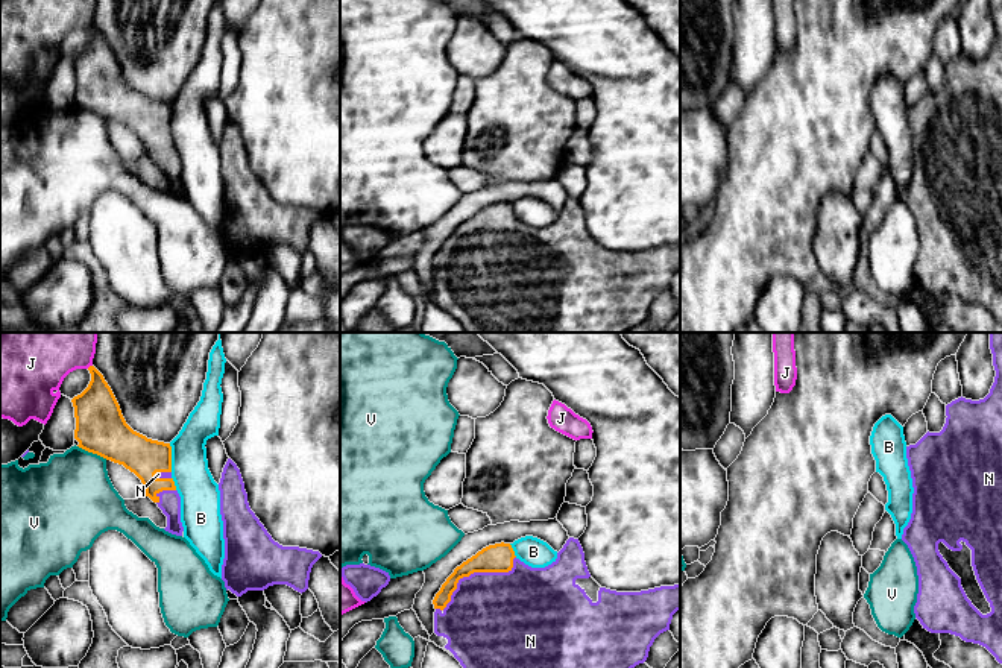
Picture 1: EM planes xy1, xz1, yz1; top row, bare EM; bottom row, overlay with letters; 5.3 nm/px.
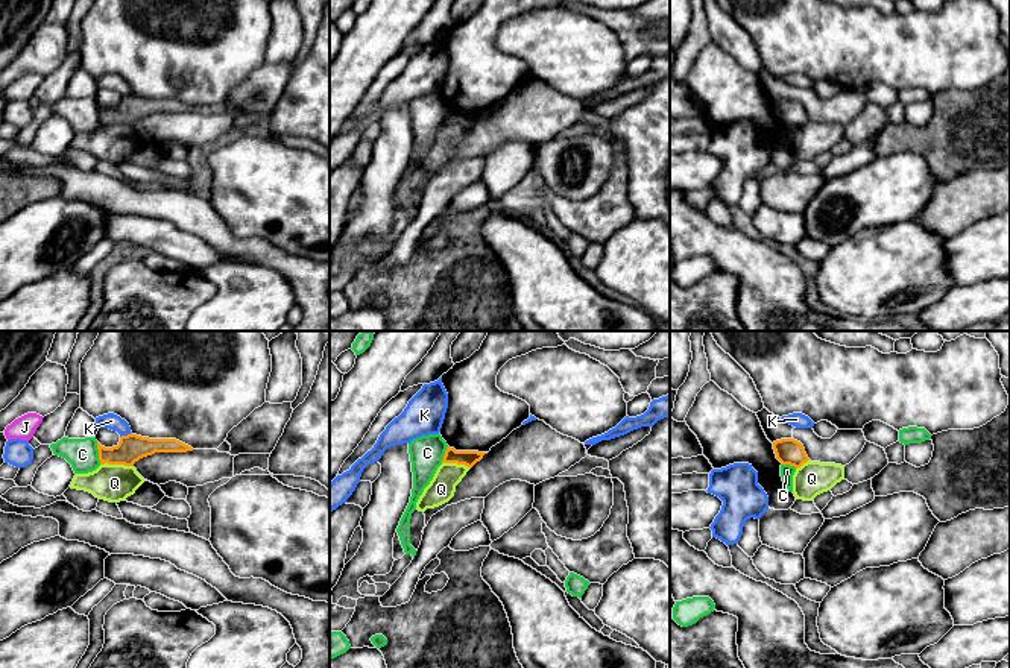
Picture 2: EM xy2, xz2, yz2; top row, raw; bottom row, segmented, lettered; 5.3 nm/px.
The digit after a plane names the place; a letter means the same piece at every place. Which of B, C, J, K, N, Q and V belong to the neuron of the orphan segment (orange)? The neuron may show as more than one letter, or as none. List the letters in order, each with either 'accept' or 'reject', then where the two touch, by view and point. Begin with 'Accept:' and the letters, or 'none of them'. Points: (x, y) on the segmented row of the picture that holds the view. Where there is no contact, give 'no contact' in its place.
Accept: N
B: reject | xy1 (170, 457)
C: reject | xy2 (99, 453)
J: reject | xy1 (90, 366)
K: reject | xy2 (125, 436)
N: accept | xz1 (472, 573)
Q: reject | xy2 (117, 463)
V: reject | xy1 (93, 453)

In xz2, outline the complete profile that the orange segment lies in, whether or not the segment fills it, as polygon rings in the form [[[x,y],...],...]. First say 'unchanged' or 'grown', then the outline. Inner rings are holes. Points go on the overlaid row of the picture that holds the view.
unchanged; [[[447,448],[442,463],[457,463],[472,468],[477,462],[483,458],[488,452],[478,451],[456,451],[454,448]]]

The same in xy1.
grown; [[[94,366],[88,370],[91,373],[88,387],[71,399],[77,446],[134,472],[141,480],[146,496],[167,516],[164,530],[182,536],[181,496],[172,478],[170,443],[134,431],[126,424],[103,375]]]

